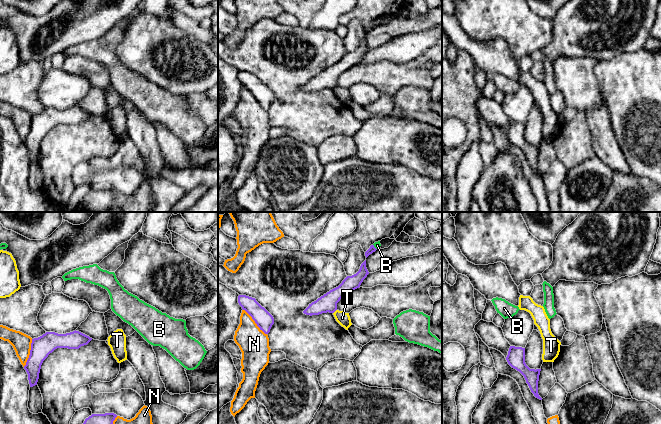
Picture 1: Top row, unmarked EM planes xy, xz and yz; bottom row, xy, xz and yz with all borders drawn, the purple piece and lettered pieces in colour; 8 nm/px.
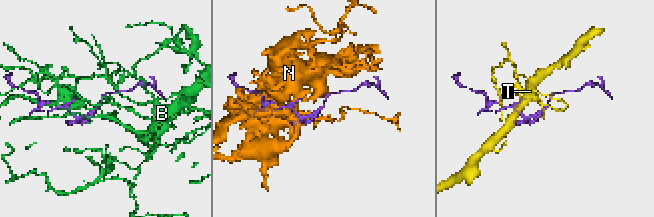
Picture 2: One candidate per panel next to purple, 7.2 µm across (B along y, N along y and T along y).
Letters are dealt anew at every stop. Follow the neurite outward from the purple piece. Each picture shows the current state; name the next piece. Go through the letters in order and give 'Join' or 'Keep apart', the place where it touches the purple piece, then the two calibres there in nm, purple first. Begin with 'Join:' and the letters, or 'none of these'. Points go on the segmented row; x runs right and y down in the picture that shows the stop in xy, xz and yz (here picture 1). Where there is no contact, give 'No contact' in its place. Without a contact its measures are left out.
Join: none of these
B: Keep apart. Touches purple at xz (374, 247). Thickness 50 nm (purple) against 50 nm
N: Keep apart. Touches purple at xy (30, 353). Thickness 170 nm (purple) against 150 nm
T: Keep apart. Touches purple at xz (335, 310). Thickness 140 nm (purple) against 100 nm

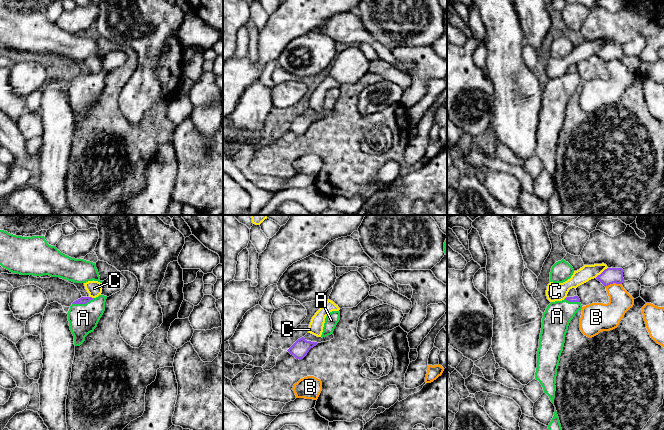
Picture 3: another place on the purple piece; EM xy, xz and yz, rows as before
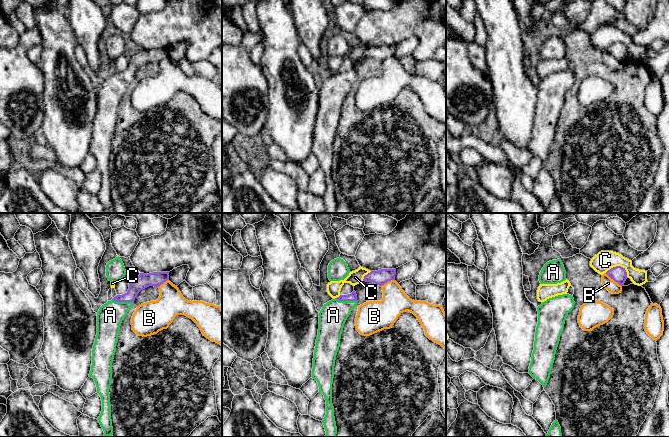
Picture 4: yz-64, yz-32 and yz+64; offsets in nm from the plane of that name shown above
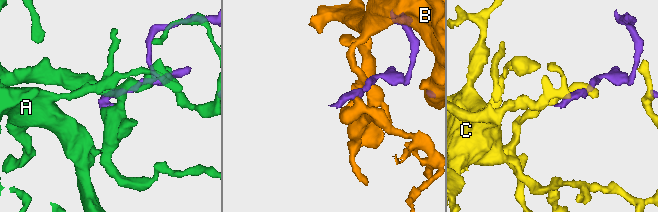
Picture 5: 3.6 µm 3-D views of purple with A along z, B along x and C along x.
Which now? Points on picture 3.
Join: A
A: Join. Touches purple at xy (83, 303). Thickness 60 nm (purple) against 240 nm
B: Keep apart. Touches purple at yz (613, 282). Thickness 130 nm (purple) against 190 nm
C: Keep apart. Touches purple at yz (602, 272). Thickness 130 nm (purple) against 120 nm

